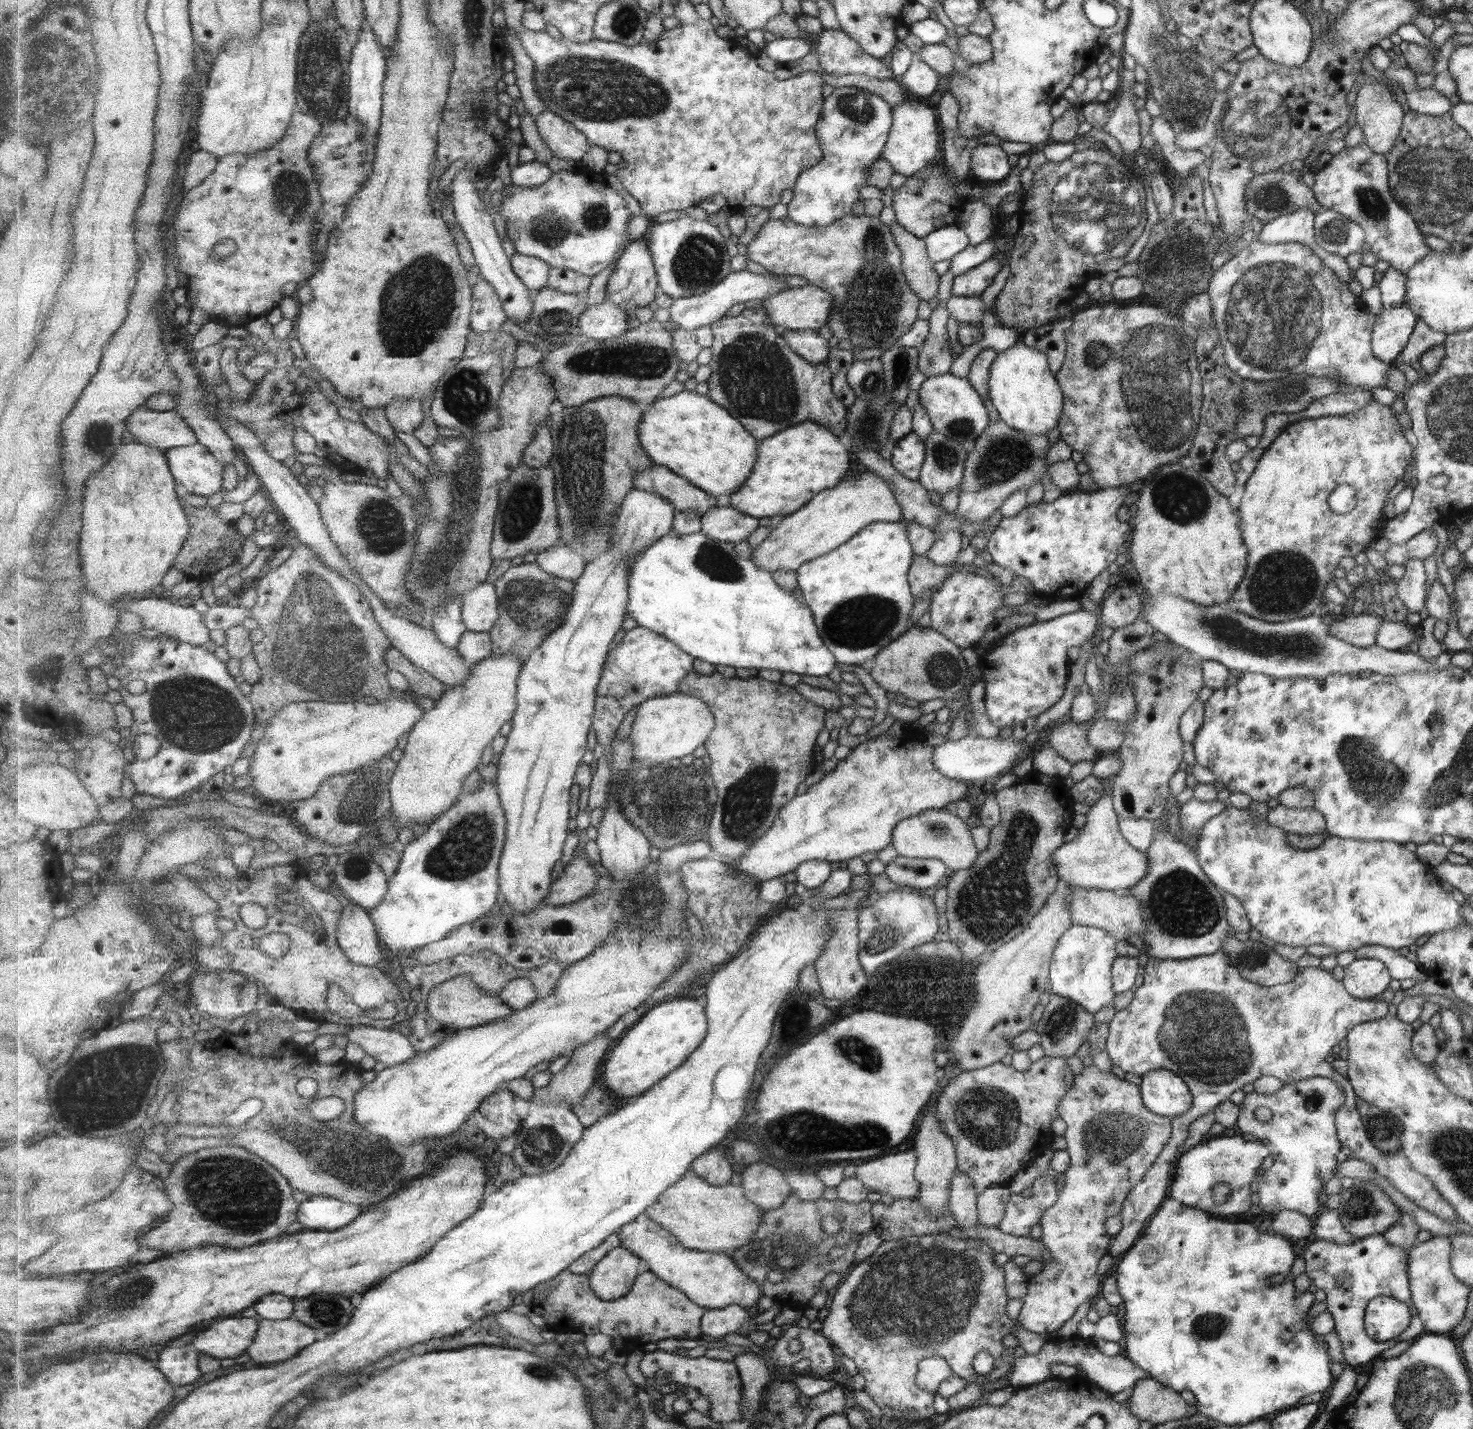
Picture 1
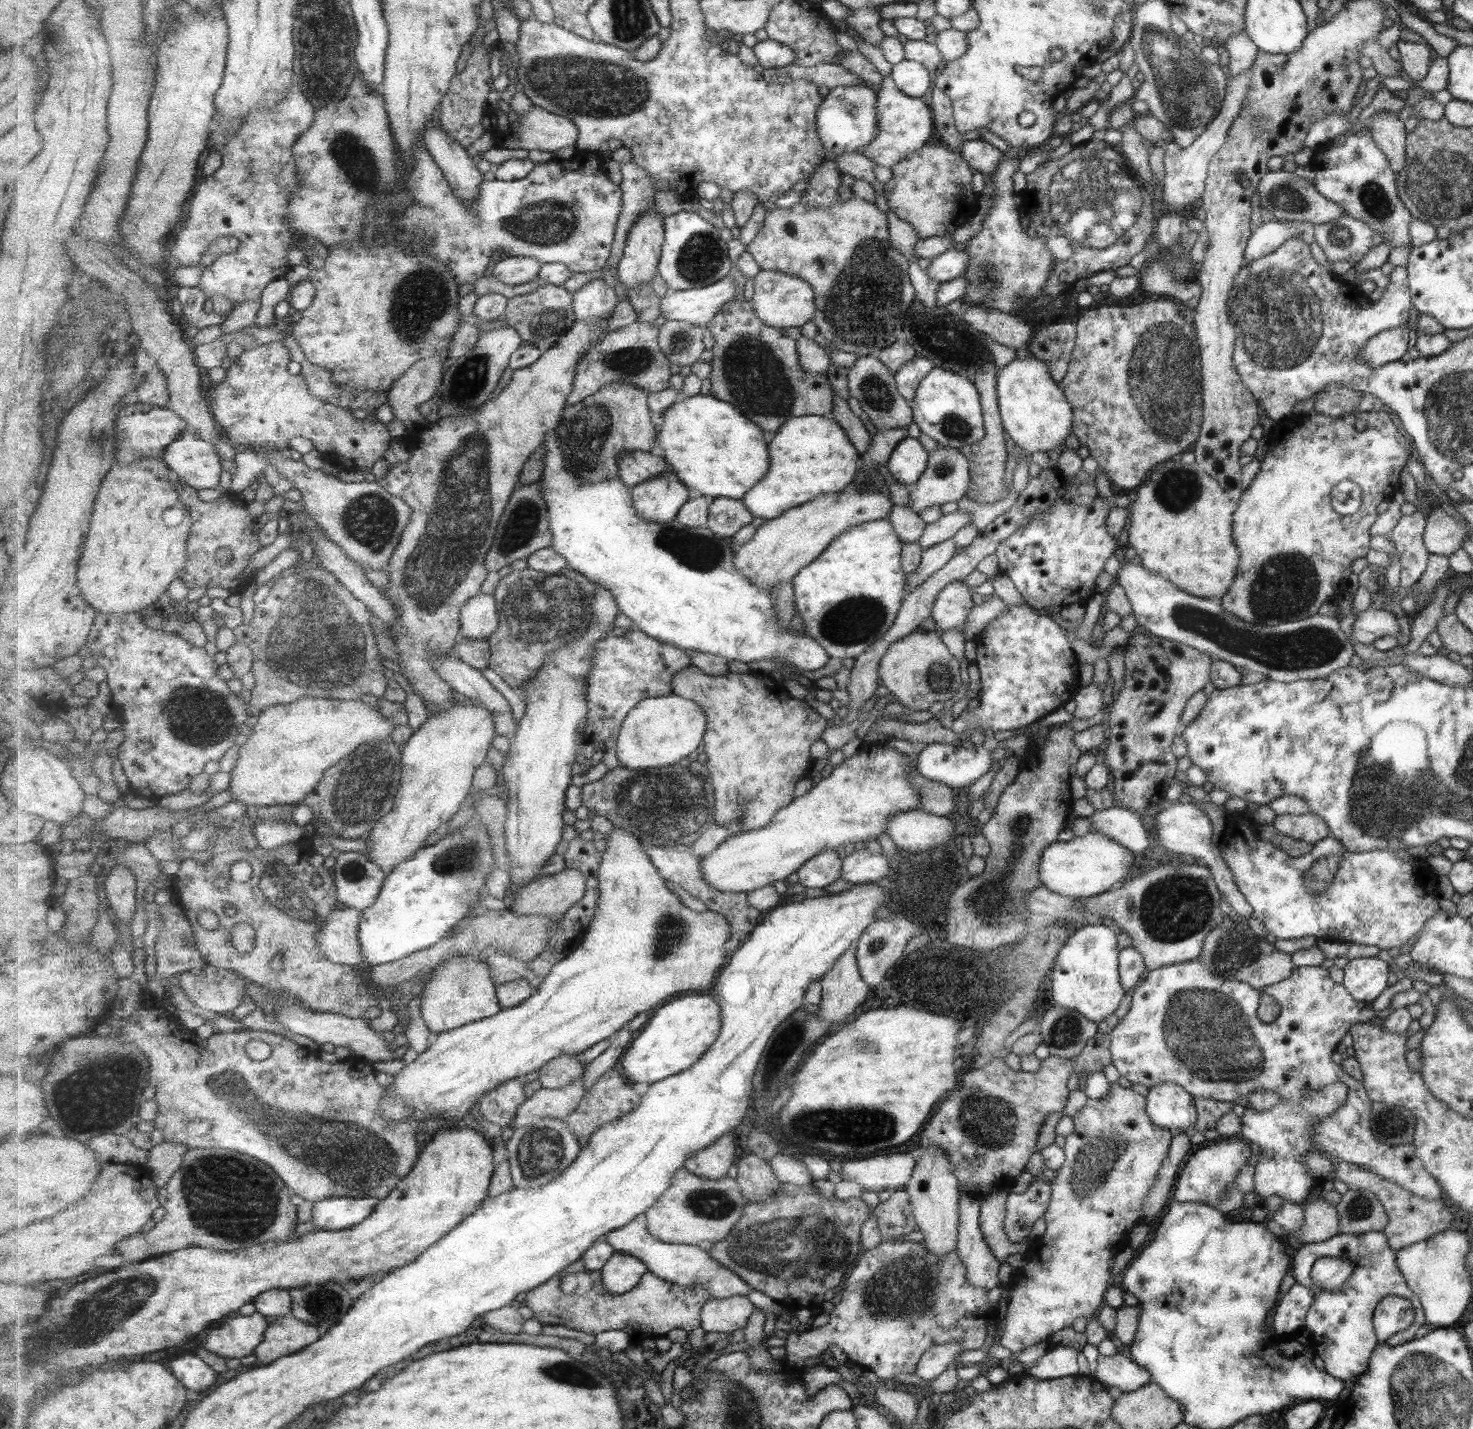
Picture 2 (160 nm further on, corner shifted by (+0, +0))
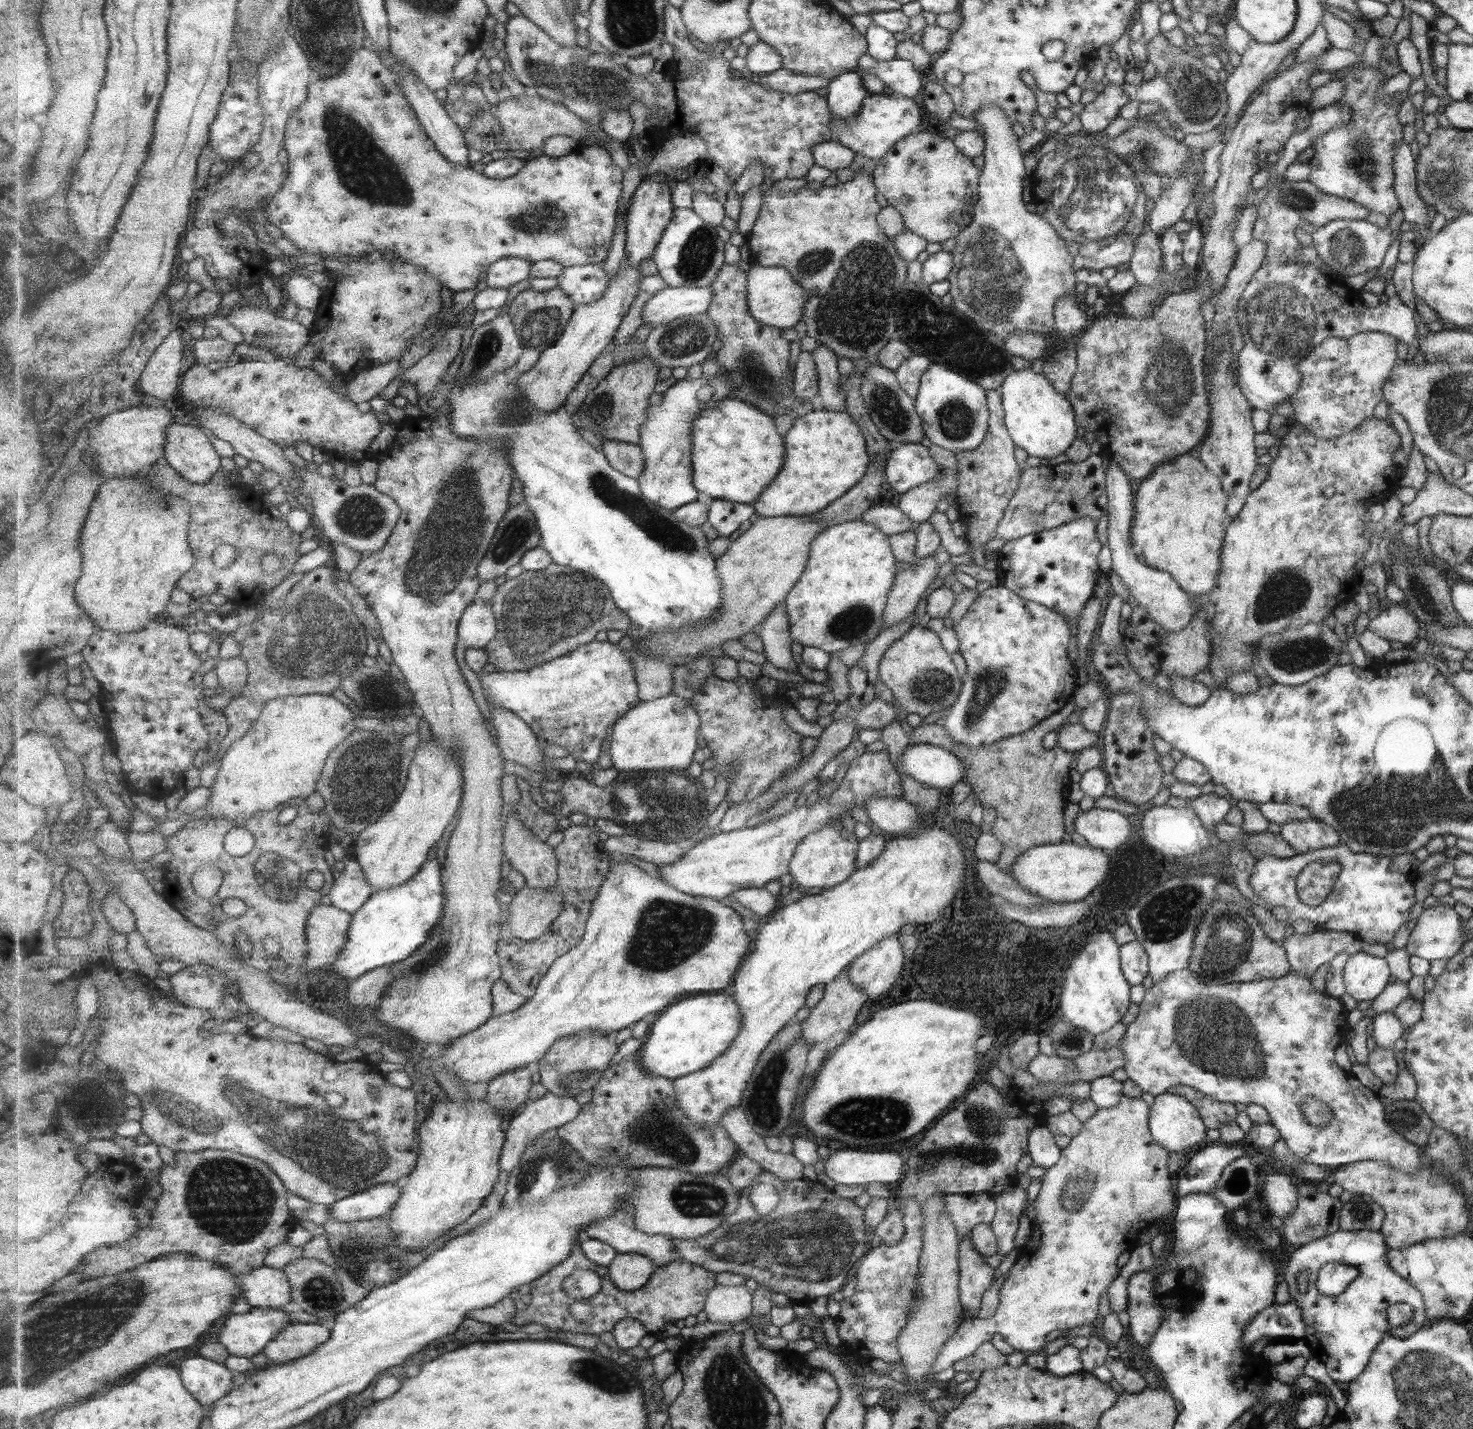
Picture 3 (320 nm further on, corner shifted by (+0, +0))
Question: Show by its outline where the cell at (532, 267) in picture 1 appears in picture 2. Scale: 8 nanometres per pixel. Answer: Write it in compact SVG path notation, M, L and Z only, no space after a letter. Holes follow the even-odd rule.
M506 257L496 262L491 275L506 285L517 286L538 278L543 265L533 257Z

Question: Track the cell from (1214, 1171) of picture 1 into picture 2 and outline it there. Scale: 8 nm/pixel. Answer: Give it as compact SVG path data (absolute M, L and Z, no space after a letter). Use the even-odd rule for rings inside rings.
M1219 1142L1213 1146L1201 1148L1190 1154L1183 1169L1176 1176L1176 1181L1172 1186L1171 1199L1179 1202L1202 1202L1218 1211L1229 1212L1241 1206L1243 1198L1235 1187L1235 1176L1239 1168L1243 1166L1247 1156L1251 1156L1249 1146L1241 1142ZM1219 1193L1225 1193L1225 1200L1219 1199Z

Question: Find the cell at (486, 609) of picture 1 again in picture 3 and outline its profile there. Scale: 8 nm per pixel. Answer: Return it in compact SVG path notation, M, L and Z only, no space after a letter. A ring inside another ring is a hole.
M481 597L465 611L458 630L459 641L468 649L486 649L498 634L498 624L491 603Z

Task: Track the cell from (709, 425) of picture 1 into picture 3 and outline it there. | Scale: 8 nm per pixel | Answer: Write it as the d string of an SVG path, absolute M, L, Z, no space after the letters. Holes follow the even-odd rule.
M724 398L715 408L702 410L694 422L693 442L694 483L713 499L753 505L785 466L785 438L777 432L775 418L741 399Z

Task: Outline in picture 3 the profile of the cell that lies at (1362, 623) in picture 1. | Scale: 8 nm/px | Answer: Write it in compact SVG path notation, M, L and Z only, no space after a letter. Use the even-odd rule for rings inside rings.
M1395 603L1375 617L1370 617L1366 628L1371 630L1373 634L1380 636L1381 639L1399 642L1406 647L1417 641L1417 632L1419 632L1419 626L1415 621L1415 617L1402 603Z

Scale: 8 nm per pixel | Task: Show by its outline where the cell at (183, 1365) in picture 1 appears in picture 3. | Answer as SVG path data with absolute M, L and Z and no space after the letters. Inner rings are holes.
M200 1354L185 1360L179 1372L184 1379L184 1385L205 1406L213 1406L234 1389L233 1372L229 1367Z

